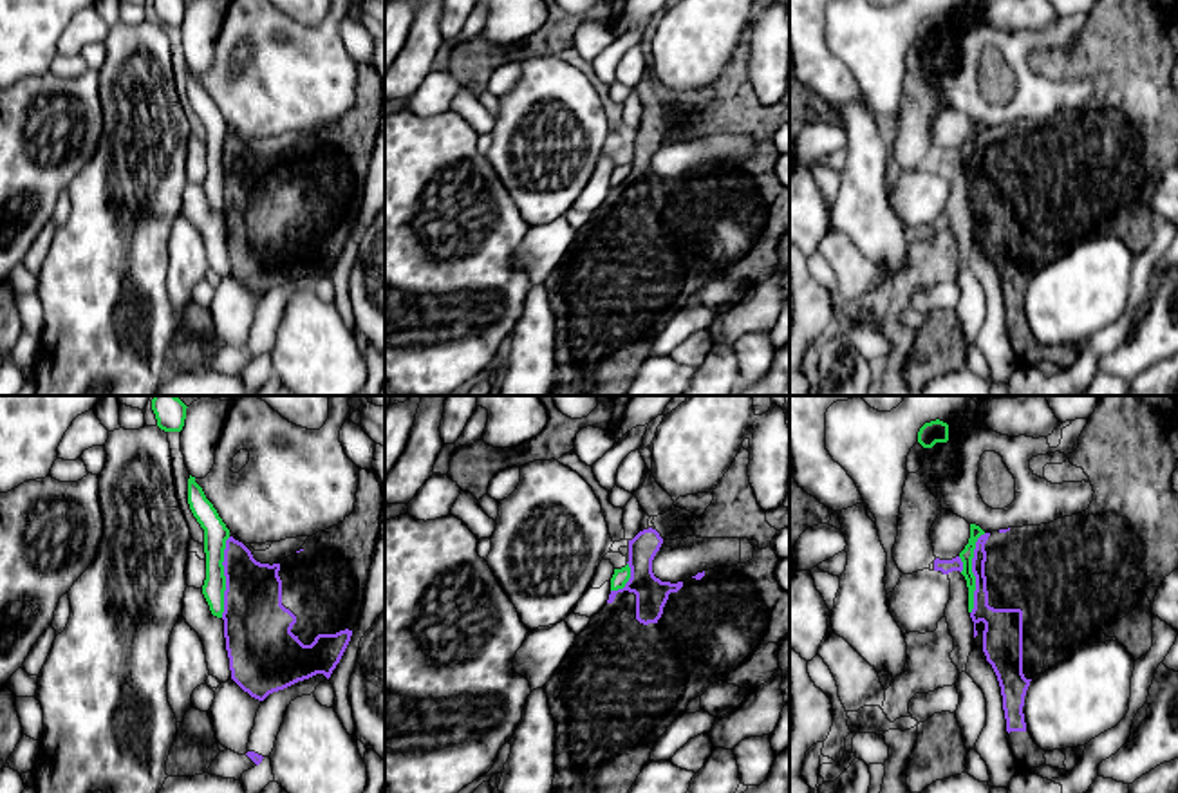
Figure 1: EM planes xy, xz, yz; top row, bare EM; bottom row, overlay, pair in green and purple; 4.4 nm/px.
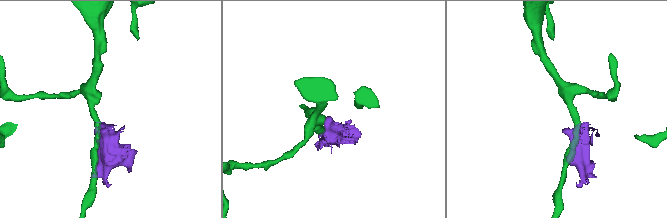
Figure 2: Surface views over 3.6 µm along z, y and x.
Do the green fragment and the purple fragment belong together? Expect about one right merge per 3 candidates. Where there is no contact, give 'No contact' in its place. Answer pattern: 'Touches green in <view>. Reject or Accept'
Touches green in yz. Reject

